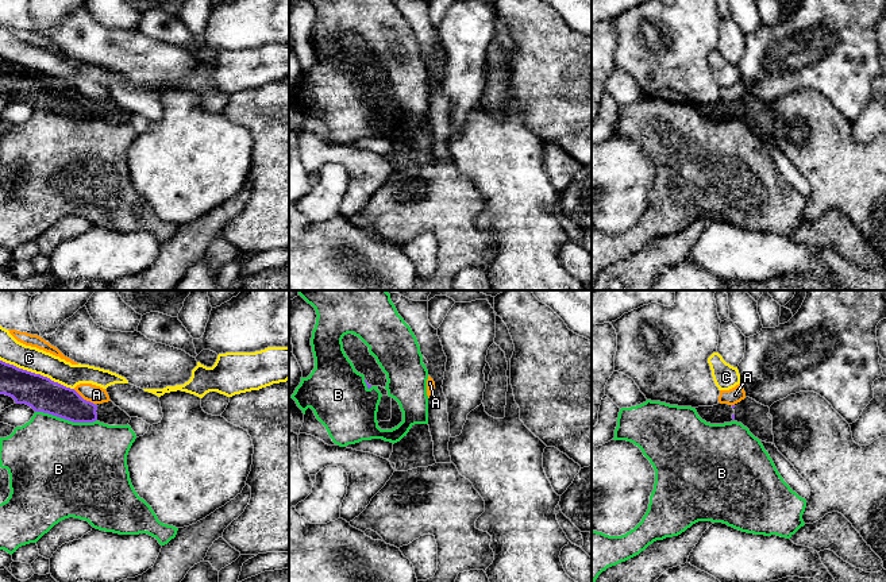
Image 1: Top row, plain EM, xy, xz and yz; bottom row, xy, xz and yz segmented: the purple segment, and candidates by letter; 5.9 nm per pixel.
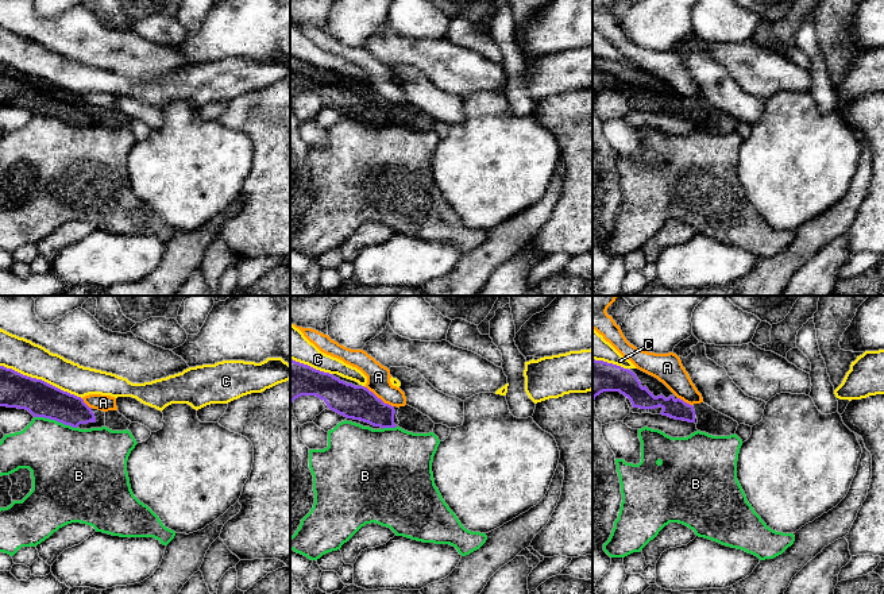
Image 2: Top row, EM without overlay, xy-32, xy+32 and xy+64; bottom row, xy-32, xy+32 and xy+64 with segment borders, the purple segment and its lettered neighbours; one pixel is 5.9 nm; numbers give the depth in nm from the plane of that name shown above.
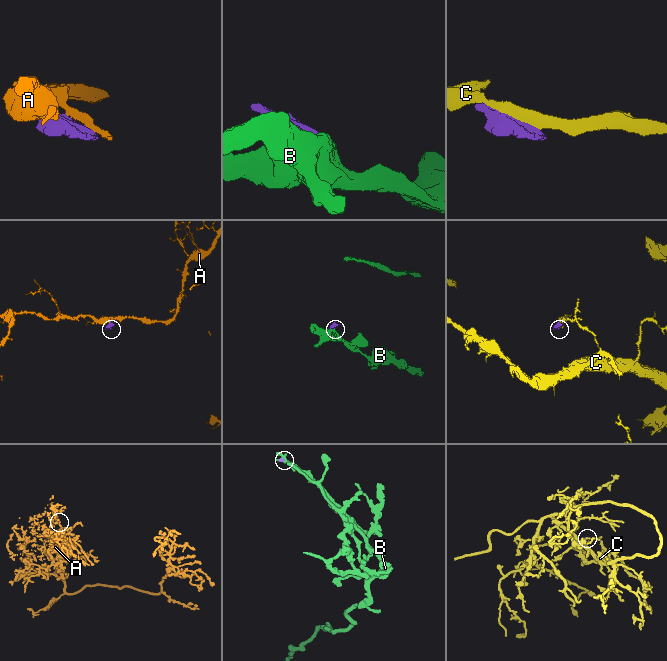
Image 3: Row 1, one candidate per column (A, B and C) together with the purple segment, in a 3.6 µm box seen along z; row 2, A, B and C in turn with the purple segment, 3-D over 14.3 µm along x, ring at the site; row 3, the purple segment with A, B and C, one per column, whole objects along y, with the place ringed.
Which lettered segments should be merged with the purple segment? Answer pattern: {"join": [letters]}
{"join": []}

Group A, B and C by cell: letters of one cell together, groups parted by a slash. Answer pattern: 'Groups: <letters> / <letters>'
Groups: A / B / C

